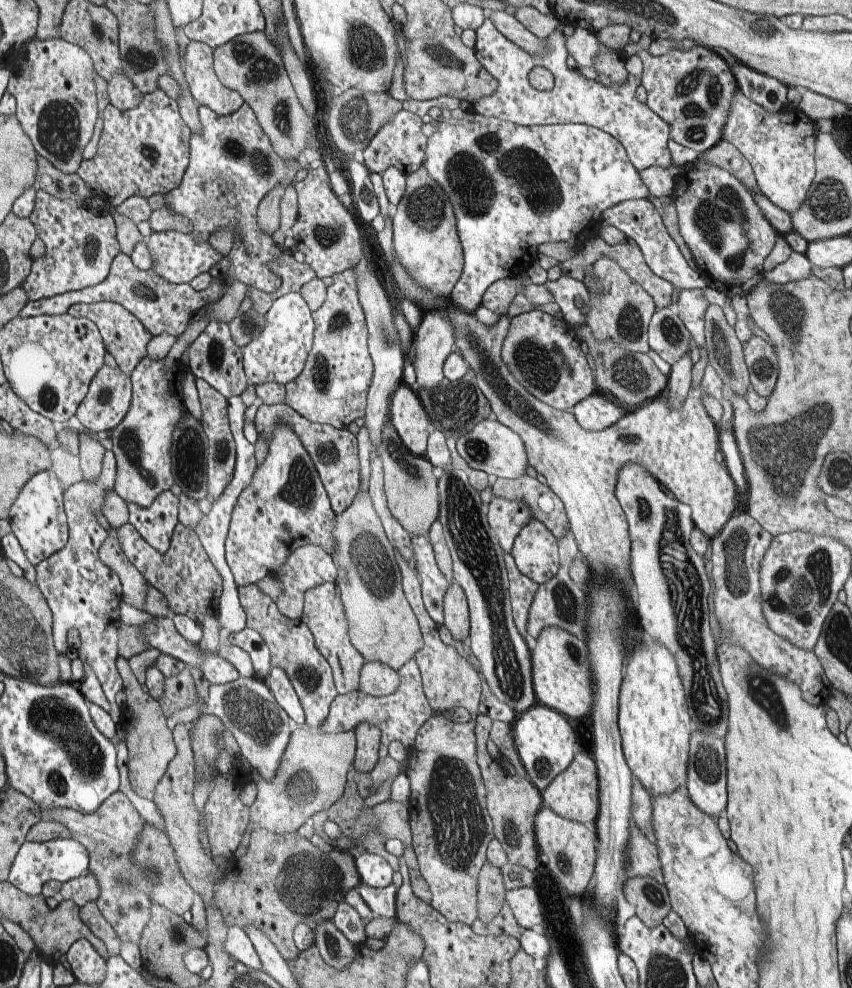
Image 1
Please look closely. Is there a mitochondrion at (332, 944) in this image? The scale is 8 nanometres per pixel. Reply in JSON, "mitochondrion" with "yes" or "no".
{"mitochondrion":"yes"}

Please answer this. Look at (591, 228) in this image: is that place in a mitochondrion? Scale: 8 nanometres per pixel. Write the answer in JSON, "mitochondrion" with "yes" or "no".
{"mitochondrion":"no"}

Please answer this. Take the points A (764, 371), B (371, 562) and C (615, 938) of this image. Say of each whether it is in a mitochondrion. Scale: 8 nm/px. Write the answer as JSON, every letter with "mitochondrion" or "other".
{"A":"mitochondrion","B":"mitochondrion","C":"other"}

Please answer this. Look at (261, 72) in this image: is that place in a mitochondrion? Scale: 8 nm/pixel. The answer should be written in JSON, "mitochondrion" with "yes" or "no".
{"mitochondrion":"yes"}

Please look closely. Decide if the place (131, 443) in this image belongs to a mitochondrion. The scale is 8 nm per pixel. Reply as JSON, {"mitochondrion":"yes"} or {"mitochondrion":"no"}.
{"mitochondrion":"yes"}

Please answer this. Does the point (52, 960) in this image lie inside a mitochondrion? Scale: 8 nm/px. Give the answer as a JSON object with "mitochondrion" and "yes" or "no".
{"mitochondrion":"no"}

